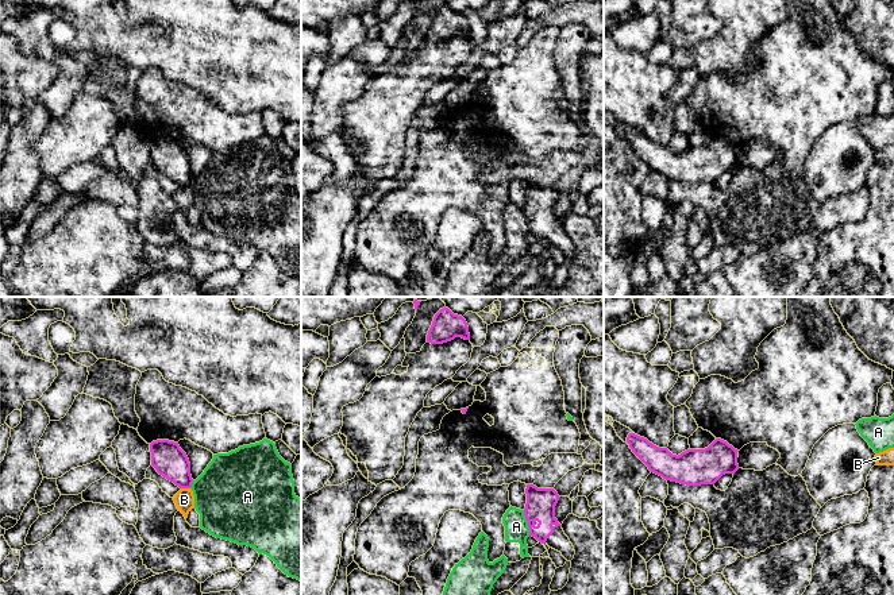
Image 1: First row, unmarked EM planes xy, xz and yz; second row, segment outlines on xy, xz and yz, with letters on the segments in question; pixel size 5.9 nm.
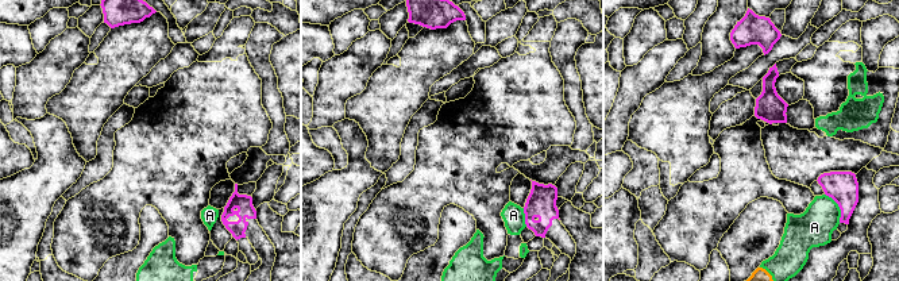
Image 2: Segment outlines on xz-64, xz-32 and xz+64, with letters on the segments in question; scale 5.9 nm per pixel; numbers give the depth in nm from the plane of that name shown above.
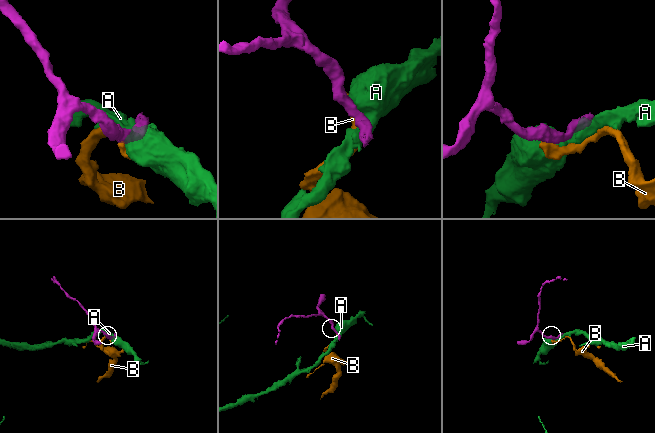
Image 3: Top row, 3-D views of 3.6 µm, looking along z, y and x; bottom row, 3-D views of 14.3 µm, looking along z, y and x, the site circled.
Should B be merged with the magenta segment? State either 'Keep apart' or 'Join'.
Keep apart

